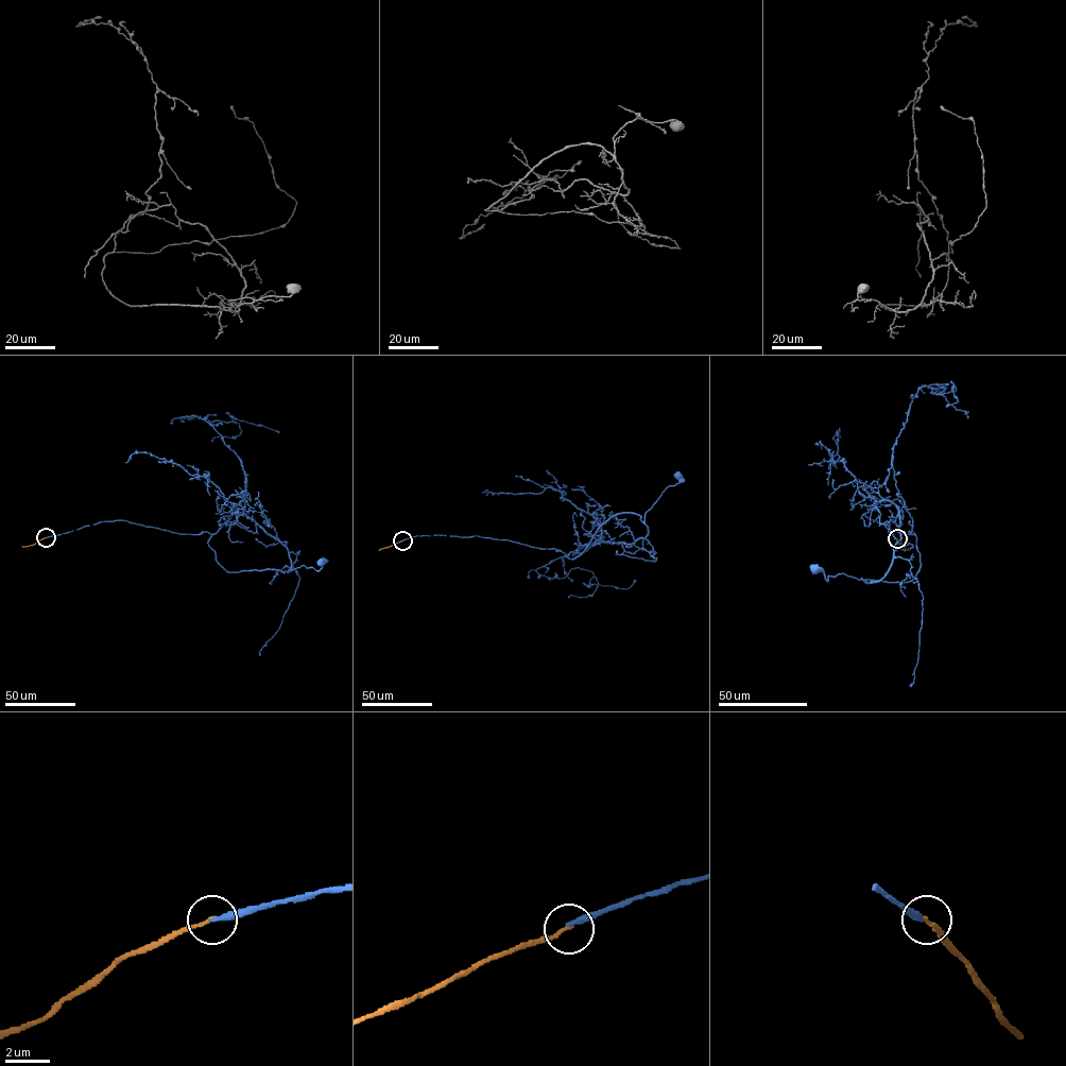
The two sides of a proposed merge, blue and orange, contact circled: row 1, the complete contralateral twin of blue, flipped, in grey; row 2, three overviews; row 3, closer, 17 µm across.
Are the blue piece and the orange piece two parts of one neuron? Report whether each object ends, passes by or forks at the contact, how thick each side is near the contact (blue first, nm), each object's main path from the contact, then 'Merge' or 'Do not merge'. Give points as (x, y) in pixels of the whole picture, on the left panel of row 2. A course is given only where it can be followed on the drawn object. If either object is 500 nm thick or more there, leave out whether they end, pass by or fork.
At the ring blue ends. At the ring orange ends. Thickness 260 nm (blue) against 160 nm. Course of blue: (46, 537), (122, 520), (181, 534), (206, 531), (228, 572), (319, 570), (321, 562). Course of orange: (46, 537), (22, 546). Merge

